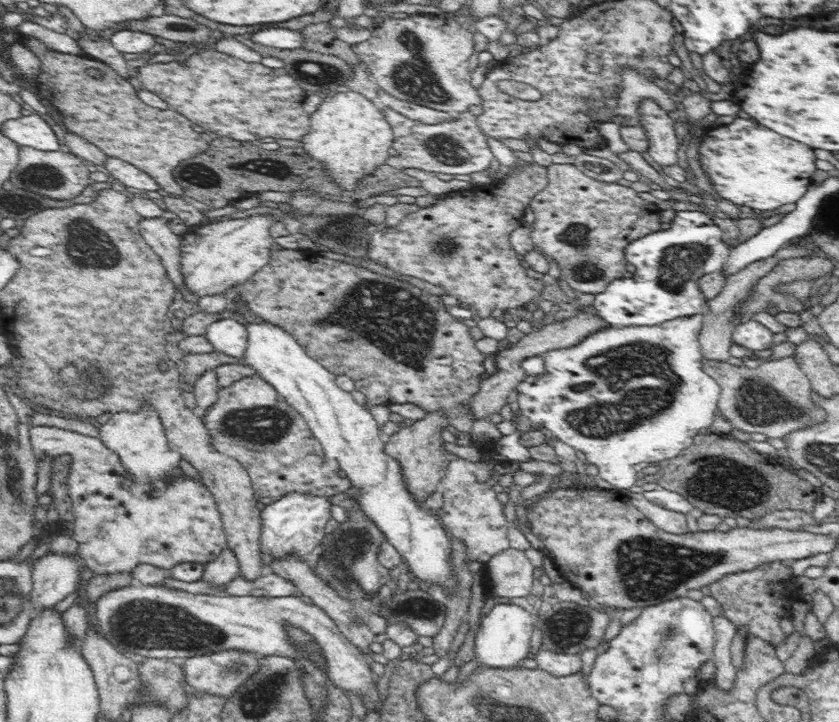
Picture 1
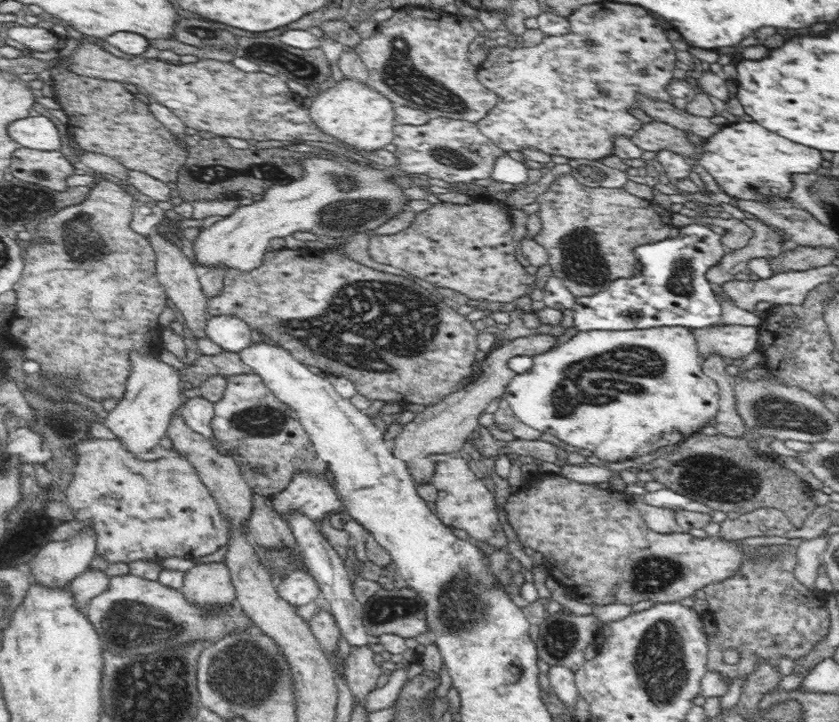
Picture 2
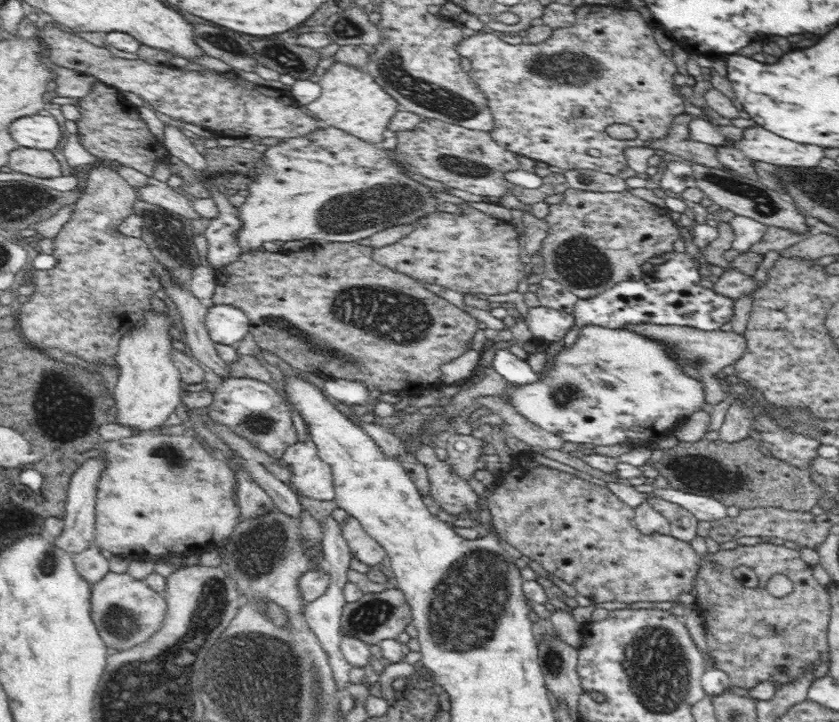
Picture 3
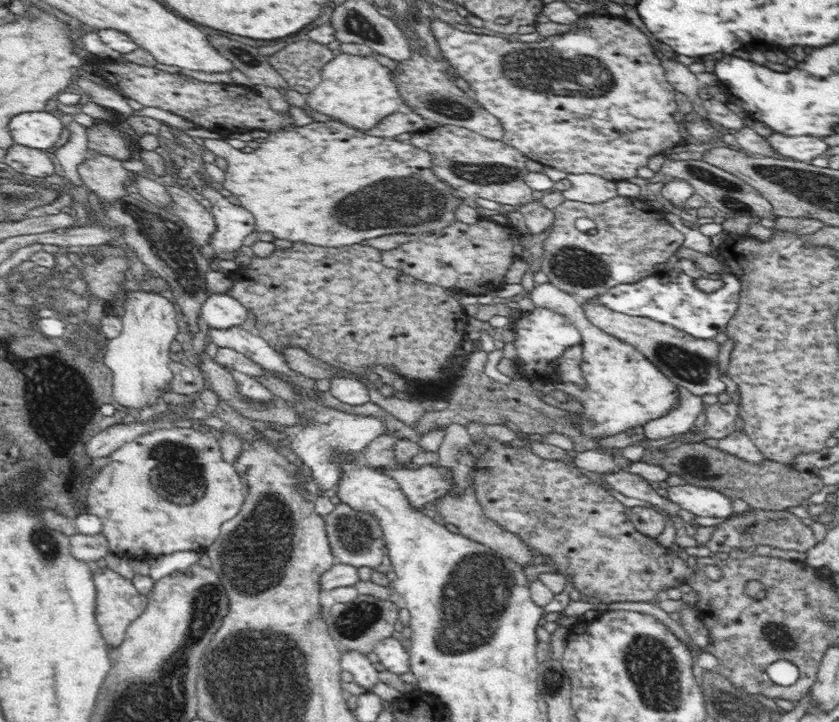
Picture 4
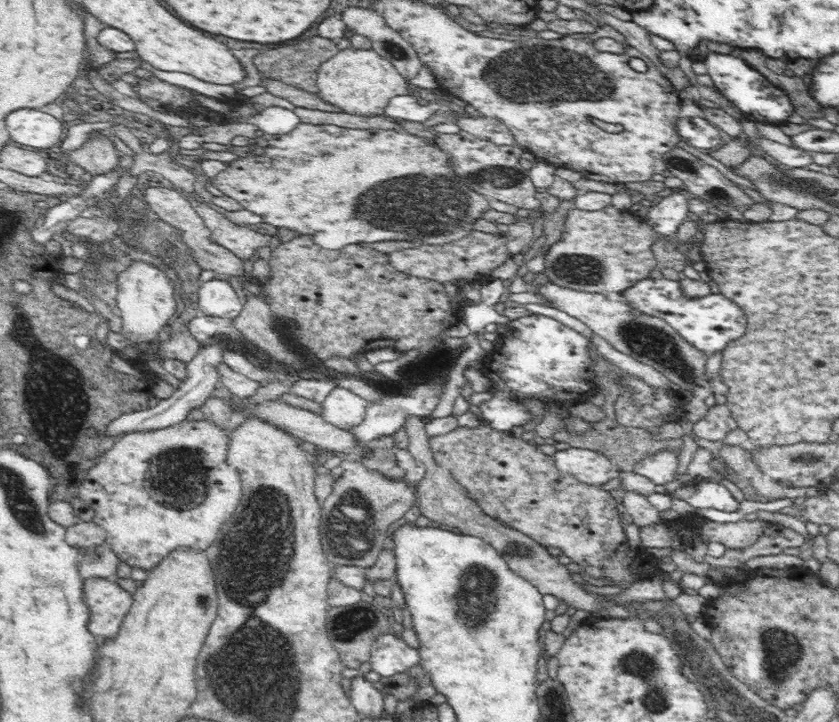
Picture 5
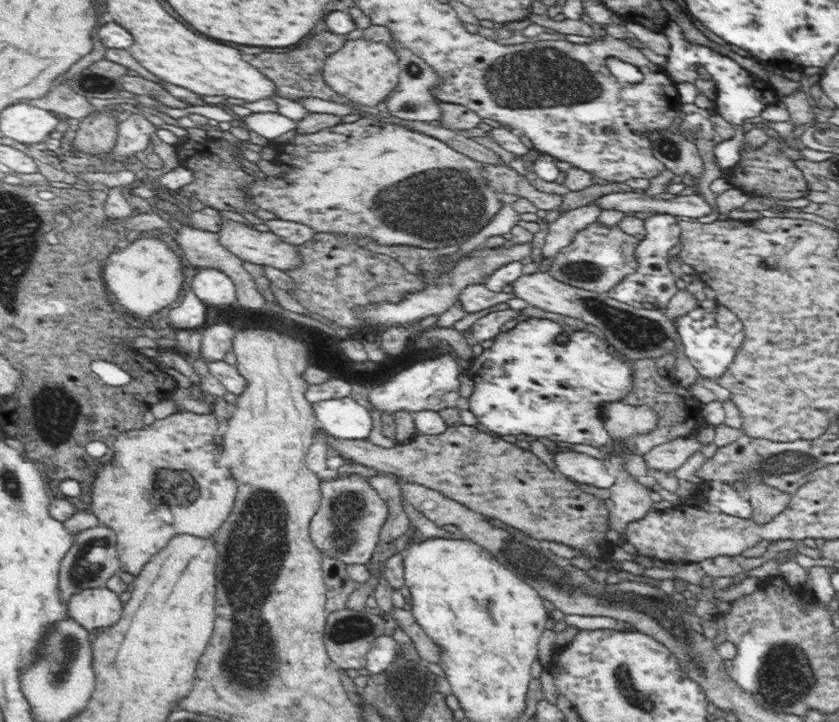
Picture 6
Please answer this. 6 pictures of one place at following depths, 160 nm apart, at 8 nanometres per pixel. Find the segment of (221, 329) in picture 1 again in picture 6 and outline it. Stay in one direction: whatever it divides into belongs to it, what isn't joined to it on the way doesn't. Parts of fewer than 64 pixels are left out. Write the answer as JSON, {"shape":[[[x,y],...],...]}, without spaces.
{"shape":[[[200,269],[189,284],[193,294],[208,307],[223,309],[237,303],[233,280],[220,270]]]}

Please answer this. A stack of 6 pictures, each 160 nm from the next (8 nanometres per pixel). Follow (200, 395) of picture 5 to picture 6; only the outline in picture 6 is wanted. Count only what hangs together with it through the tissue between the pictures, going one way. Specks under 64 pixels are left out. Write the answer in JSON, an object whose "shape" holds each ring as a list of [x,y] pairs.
{"shape":[[[216,323],[215,325],[204,327],[199,348],[202,361],[206,364],[224,361],[226,354],[233,346],[236,329],[236,326],[228,323]]]}

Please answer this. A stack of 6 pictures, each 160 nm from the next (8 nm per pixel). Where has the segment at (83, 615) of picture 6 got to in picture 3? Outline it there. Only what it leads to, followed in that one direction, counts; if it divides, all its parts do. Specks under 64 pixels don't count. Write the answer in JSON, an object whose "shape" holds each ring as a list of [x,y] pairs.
{"shape":[[[106,572],[106,576],[100,582],[91,585],[90,602],[91,617],[110,651],[128,650],[146,642],[160,628],[166,612],[164,596],[127,572]]]}

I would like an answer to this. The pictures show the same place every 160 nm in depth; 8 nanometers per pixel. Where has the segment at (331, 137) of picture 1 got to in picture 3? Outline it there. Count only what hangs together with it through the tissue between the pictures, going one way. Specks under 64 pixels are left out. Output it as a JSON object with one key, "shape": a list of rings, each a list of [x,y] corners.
{"shape":[[[334,62],[318,78],[321,94],[307,108],[314,112],[325,126],[345,130],[360,140],[381,145],[388,135],[388,123],[399,110],[398,101],[392,98],[365,69],[354,68],[341,62]]]}

